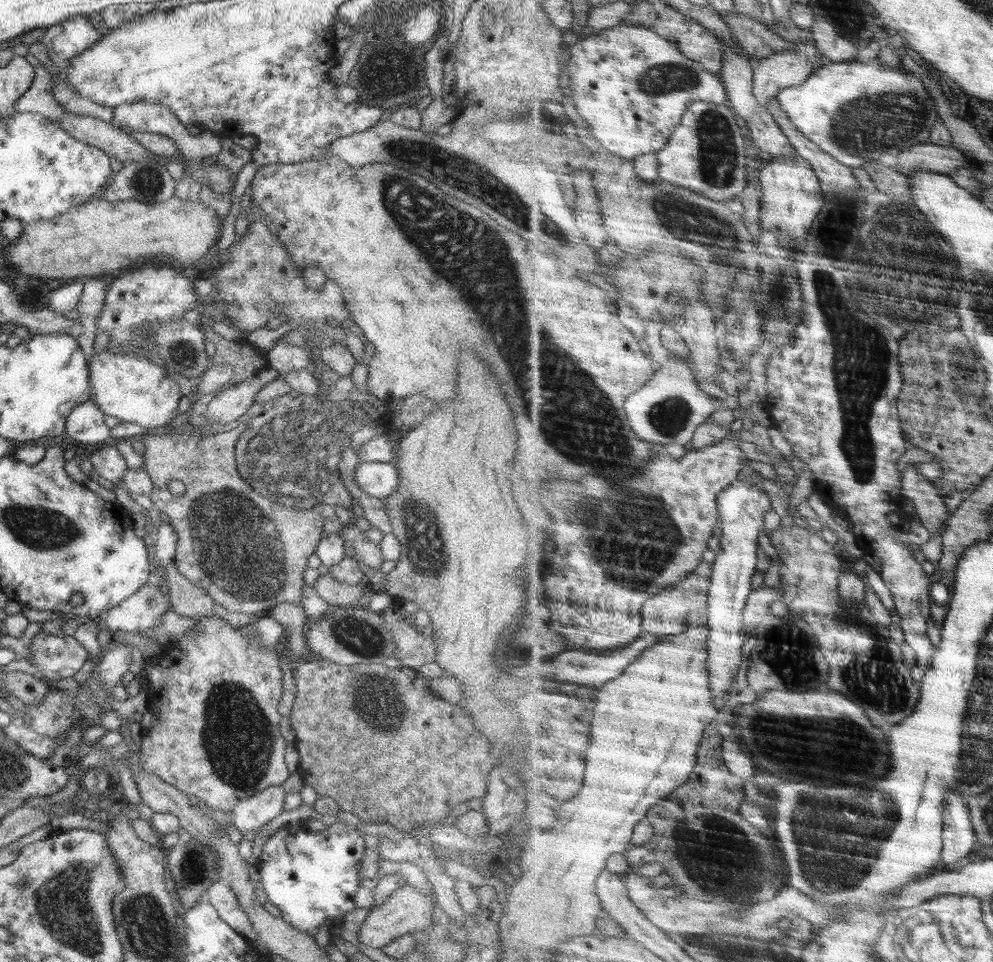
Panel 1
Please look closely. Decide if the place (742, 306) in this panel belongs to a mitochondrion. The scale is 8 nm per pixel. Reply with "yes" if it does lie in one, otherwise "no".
yes

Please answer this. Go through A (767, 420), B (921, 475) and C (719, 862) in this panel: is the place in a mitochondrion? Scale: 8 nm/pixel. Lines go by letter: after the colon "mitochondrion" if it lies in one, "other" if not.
A: other
B: other
C: mitochondrion

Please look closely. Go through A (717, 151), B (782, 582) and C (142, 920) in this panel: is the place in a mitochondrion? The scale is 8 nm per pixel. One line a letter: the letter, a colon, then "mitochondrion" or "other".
A: mitochondrion
B: other
C: mitochondrion

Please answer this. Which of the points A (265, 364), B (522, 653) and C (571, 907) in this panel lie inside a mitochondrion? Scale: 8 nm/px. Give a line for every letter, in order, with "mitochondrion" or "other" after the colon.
A: other
B: other
C: other

